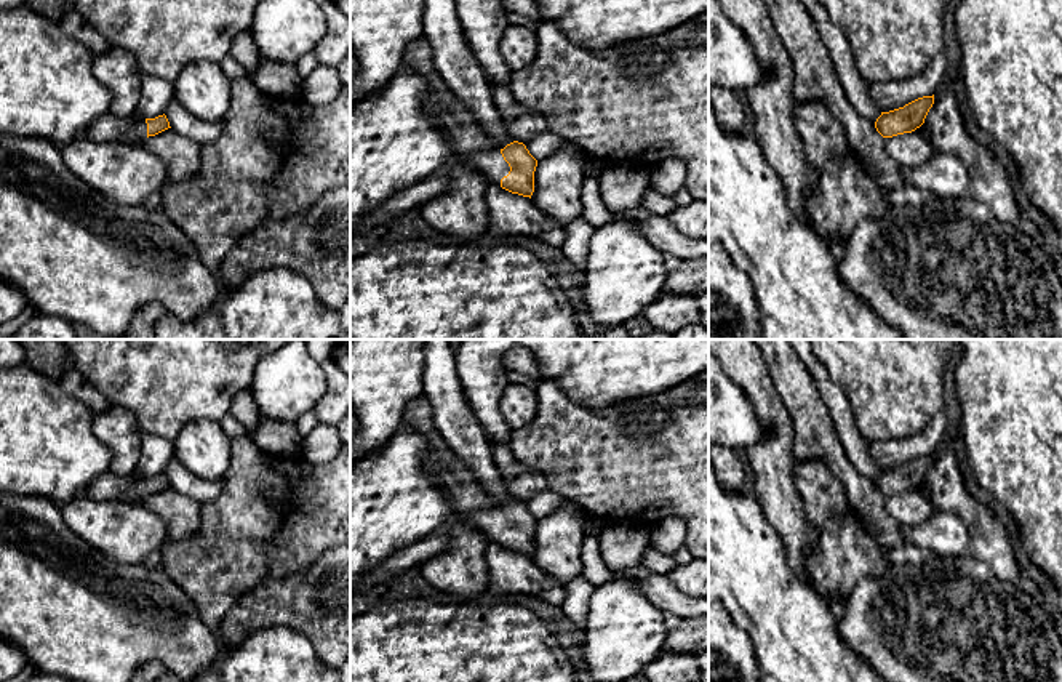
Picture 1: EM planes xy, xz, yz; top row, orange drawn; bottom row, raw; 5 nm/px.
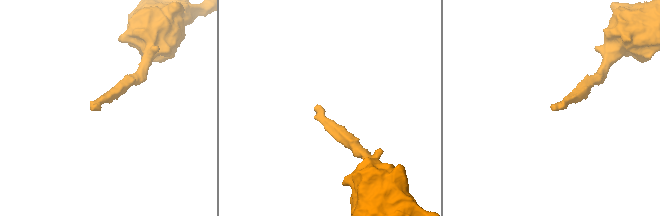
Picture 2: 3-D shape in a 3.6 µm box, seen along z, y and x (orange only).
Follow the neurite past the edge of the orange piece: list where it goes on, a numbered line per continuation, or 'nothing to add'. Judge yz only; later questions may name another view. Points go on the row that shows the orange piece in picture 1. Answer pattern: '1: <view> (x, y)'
nothing to add

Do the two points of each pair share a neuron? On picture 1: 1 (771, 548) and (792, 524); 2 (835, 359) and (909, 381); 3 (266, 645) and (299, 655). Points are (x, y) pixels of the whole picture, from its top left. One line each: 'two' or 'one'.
1: two
2: one
3: one

